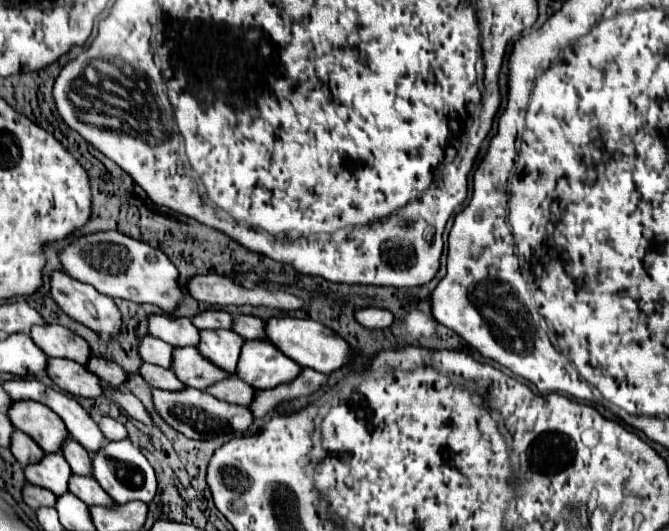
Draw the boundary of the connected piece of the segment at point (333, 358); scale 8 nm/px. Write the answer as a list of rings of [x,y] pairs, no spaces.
[[[271,317],[265,321],[265,337],[283,351],[285,357],[293,359],[301,367],[315,369],[319,373],[331,373],[345,365],[351,359],[351,347],[329,327],[311,321],[311,319],[297,319],[297,317]]]

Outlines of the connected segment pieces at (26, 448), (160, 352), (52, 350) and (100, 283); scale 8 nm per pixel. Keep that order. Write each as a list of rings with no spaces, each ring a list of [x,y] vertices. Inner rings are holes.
[[[13,431],[11,435],[11,453],[15,455],[15,459],[21,465],[29,465],[29,463],[37,463],[43,457],[43,449],[23,431]]]
[[[145,335],[139,343],[139,357],[147,363],[153,363],[153,365],[161,365],[161,367],[169,367],[171,365],[171,351],[173,347],[151,337],[151,335]]]
[[[35,325],[31,339],[47,357],[67,357],[81,365],[87,363],[91,353],[85,339],[61,325]]]
[[[101,231],[81,235],[59,253],[61,267],[67,275],[81,283],[93,285],[99,293],[135,303],[151,303],[165,311],[173,311],[181,301],[181,287],[177,285],[177,269],[167,255],[143,241],[131,239],[119,231]]]

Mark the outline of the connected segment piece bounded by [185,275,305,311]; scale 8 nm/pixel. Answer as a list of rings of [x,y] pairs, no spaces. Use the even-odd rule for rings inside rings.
[[[197,275],[191,277],[185,285],[187,293],[209,305],[265,305],[265,307],[275,307],[275,309],[299,309],[305,303],[297,297],[291,297],[287,293],[271,293],[267,289],[255,287],[255,289],[245,289],[241,287],[233,277],[227,275]]]

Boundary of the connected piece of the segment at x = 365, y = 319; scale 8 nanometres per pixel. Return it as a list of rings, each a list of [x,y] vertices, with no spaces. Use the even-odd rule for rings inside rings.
[[[365,307],[365,309],[357,309],[355,311],[355,319],[369,329],[383,329],[389,327],[393,323],[393,315],[387,309],[379,309],[379,307]]]

